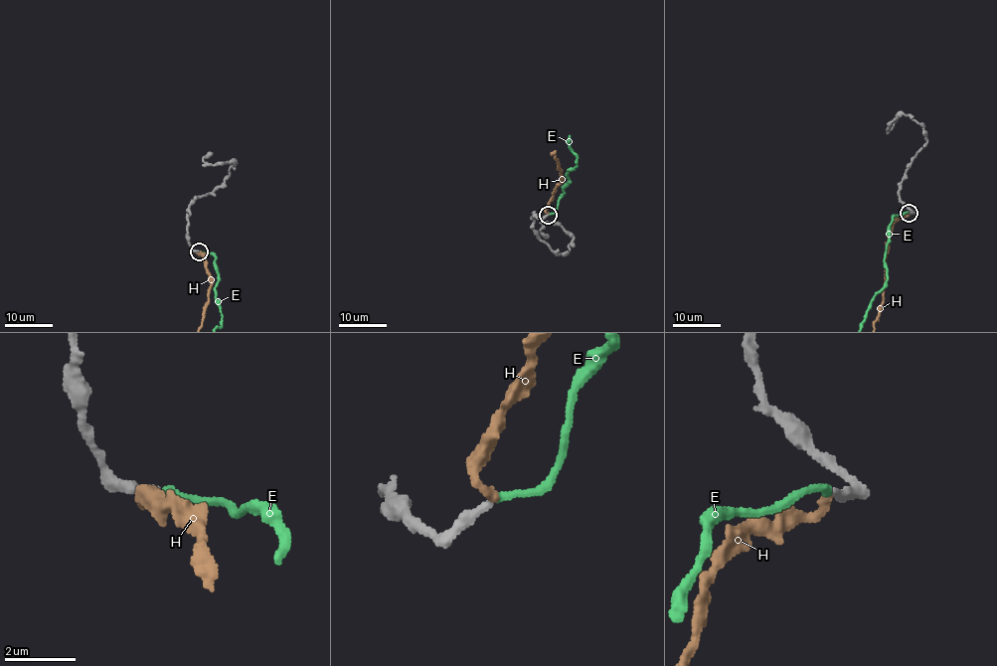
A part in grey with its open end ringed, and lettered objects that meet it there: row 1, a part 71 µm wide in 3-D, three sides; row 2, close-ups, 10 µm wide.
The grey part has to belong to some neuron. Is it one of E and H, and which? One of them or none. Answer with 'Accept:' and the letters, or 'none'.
Accept: E

